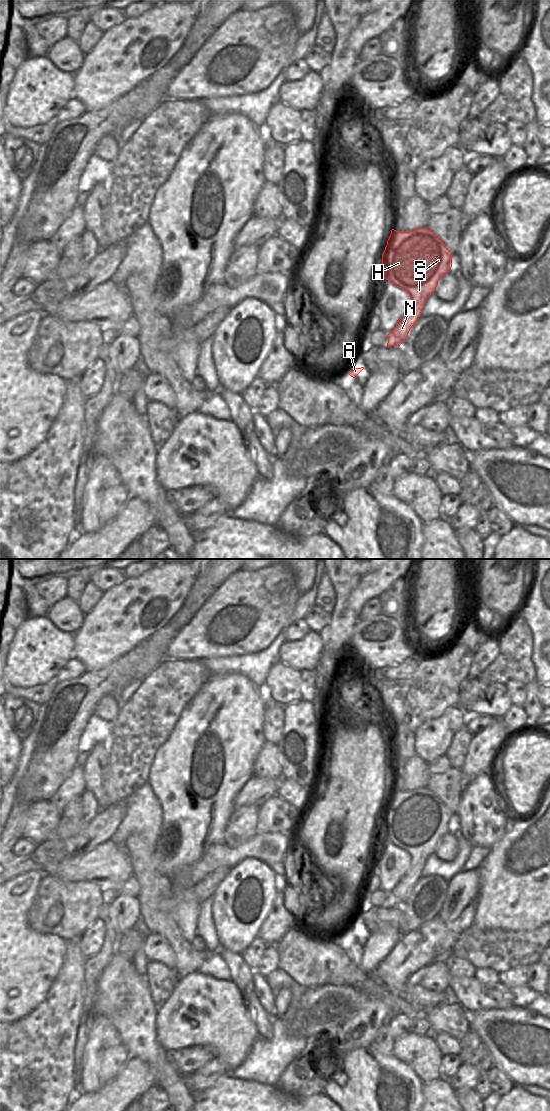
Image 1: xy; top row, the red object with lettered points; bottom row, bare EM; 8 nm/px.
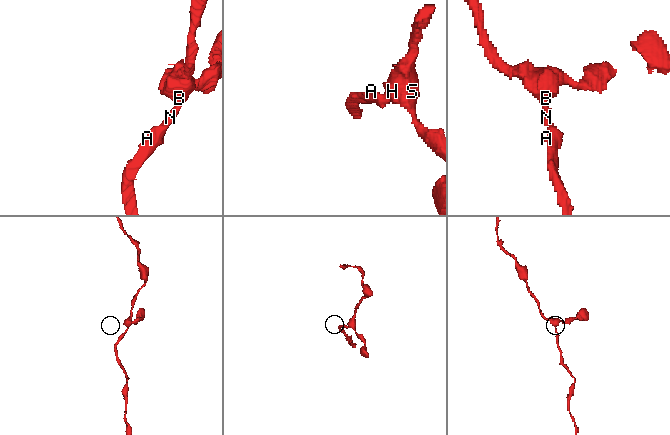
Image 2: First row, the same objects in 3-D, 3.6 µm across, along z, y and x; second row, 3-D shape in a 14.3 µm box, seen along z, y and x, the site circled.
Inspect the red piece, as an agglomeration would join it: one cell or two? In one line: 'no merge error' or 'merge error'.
no merge error

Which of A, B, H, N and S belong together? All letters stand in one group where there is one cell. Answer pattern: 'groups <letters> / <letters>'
groups A B H N S

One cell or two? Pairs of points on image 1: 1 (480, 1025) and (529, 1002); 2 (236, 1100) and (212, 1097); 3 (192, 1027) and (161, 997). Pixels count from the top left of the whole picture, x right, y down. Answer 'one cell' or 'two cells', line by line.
1: two cells
2: one cell
3: two cells

